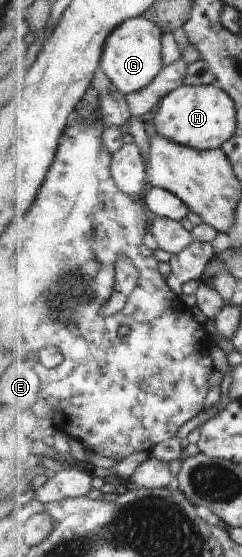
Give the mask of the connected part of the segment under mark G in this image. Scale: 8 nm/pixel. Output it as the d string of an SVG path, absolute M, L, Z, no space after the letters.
M141 16L126 21L107 40L102 68L126 96L150 86L162 74L166 67L163 57L163 35L164 31L157 22Z

